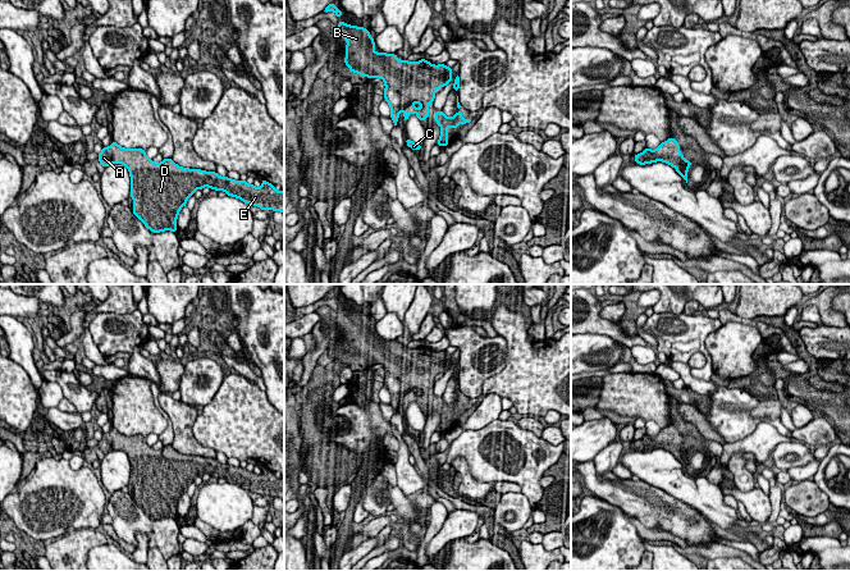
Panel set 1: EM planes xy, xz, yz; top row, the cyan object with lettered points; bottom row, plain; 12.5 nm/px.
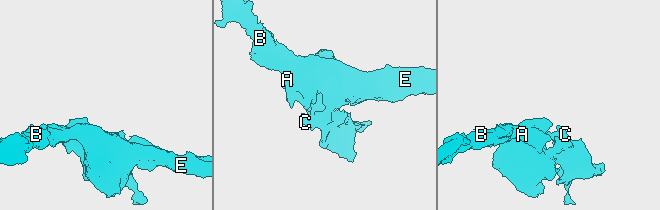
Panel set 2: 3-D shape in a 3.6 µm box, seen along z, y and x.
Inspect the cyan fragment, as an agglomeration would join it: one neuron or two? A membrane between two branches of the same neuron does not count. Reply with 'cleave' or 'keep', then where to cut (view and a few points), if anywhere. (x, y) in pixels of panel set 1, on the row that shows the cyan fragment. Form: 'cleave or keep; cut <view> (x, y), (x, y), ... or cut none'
keep; cut none

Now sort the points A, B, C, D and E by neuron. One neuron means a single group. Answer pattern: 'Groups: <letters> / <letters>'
Groups: A B C D E

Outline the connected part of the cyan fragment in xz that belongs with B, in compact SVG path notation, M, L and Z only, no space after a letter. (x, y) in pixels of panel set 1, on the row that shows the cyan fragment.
M342 20L338 22L337 27L338 35L348 42L346 45L344 64L349 70L370 79L383 78L385 84L384 99L390 106L390 118L394 125L397 125L402 109L405 110L405 120L408 119L411 113L415 113L421 122L428 119L429 104L434 104L435 91L451 82L452 68L448 68L445 64L434 65L426 59L408 61L399 60L396 54L375 52L376 46L374 38L366 28L349 26Z

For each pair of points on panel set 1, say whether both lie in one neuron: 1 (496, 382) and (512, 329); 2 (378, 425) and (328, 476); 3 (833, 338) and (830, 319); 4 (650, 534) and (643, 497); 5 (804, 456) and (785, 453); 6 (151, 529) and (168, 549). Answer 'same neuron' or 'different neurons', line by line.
1: same neuron
2: different neurons
3: different neurons
4: different neurons
5: same neuron
6: same neuron

